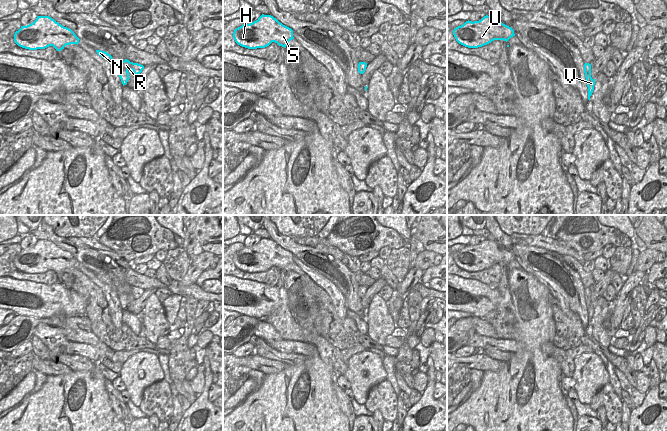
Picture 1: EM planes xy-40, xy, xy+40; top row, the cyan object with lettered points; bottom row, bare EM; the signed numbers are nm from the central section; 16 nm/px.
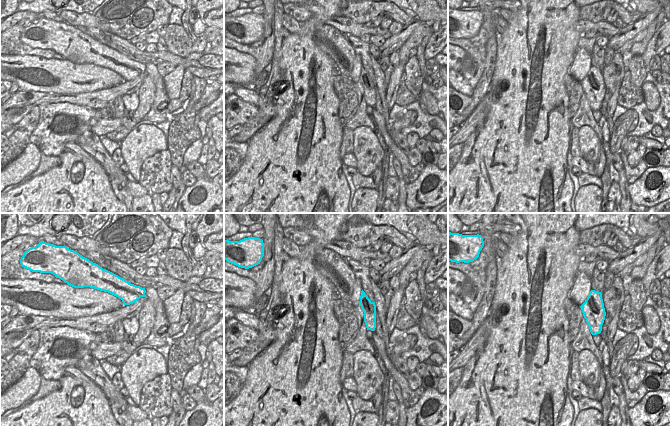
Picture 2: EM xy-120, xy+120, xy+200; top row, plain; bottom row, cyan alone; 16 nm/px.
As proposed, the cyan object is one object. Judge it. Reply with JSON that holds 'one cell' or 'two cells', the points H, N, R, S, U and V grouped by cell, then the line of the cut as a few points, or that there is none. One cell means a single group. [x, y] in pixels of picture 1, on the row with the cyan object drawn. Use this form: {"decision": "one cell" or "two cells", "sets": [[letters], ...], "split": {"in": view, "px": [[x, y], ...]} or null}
{"decision": "one cell", "sets": [["H", "N", "R", "S", "U", "V"]], "split": null}

